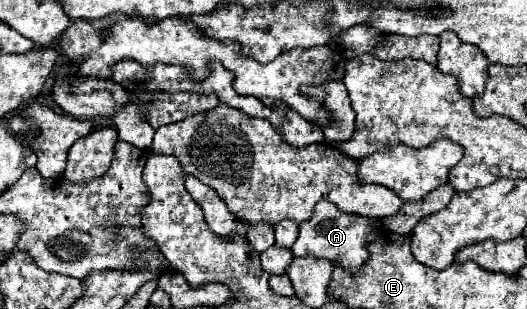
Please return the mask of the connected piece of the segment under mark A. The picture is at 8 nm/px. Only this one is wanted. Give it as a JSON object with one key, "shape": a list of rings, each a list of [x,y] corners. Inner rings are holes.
{"shape":[[[322,200],[316,206],[316,212],[310,220],[300,224],[300,236],[292,246],[294,256],[318,256],[318,258],[328,258],[332,262],[340,262],[346,270],[356,272],[368,258],[366,244],[376,240],[384,232],[382,222],[376,218],[366,218],[366,216],[352,216],[340,212],[334,204],[328,200]]]}

